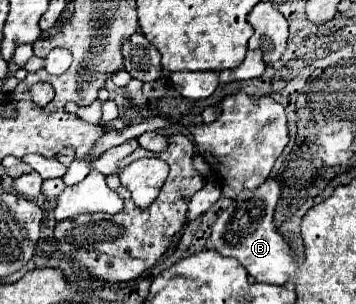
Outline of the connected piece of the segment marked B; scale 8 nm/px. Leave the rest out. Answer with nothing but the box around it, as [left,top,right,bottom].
[210,180,296,284]

